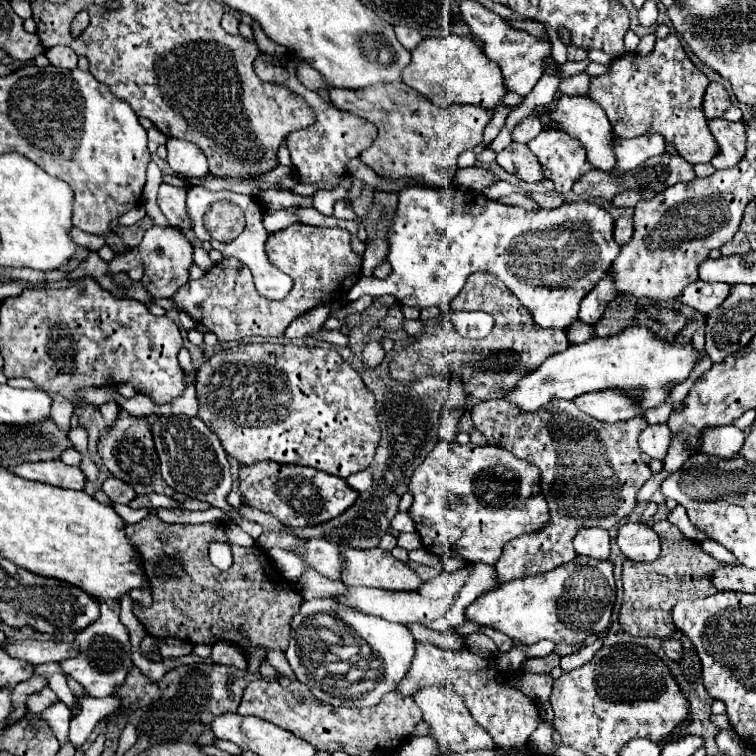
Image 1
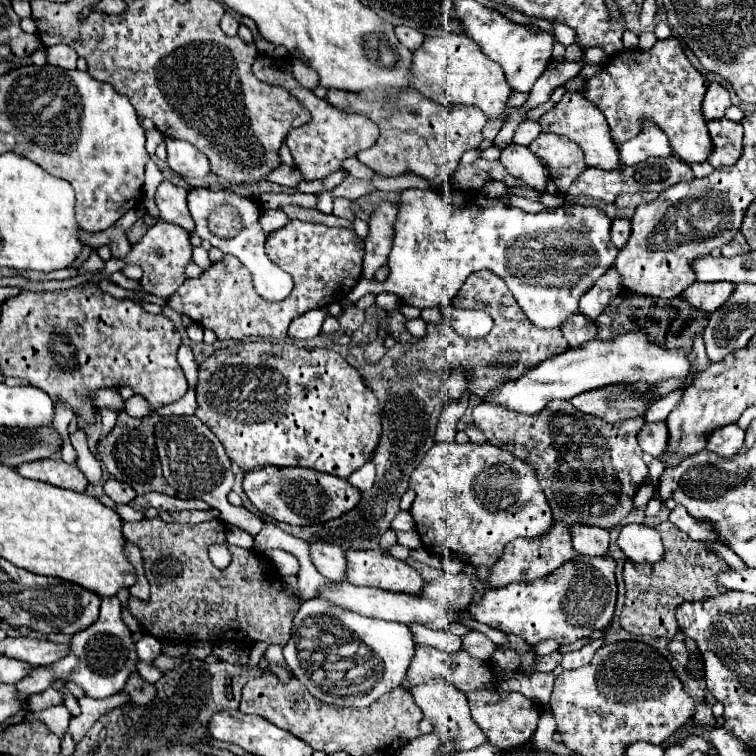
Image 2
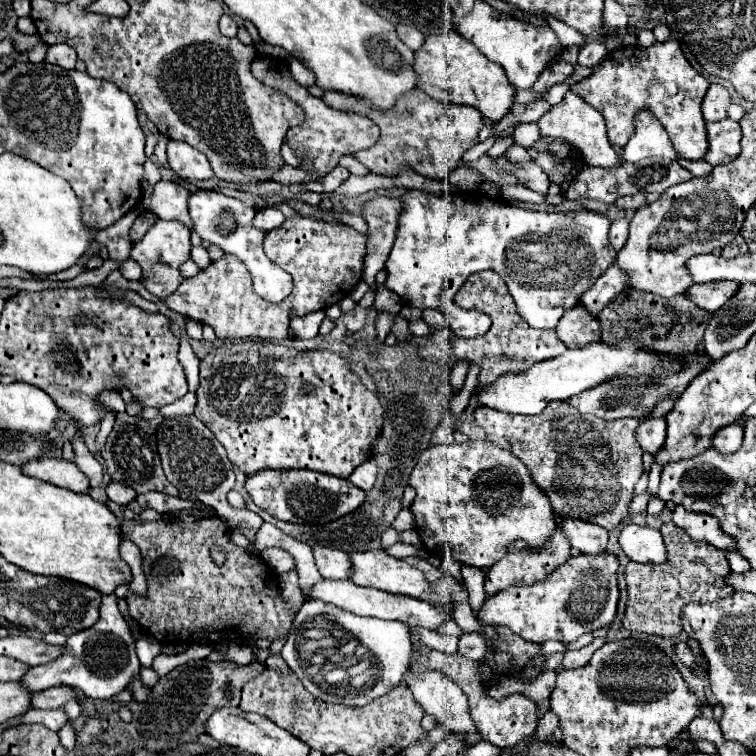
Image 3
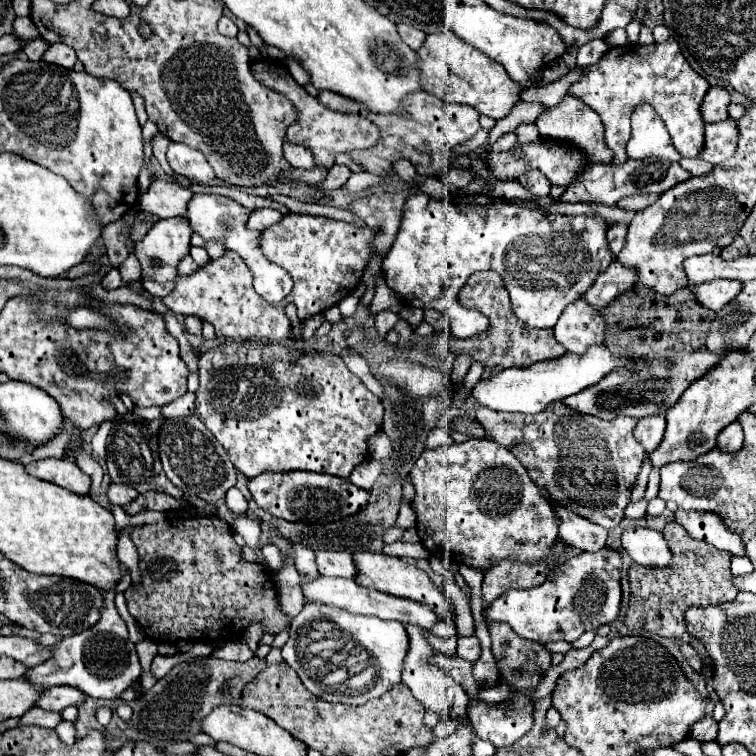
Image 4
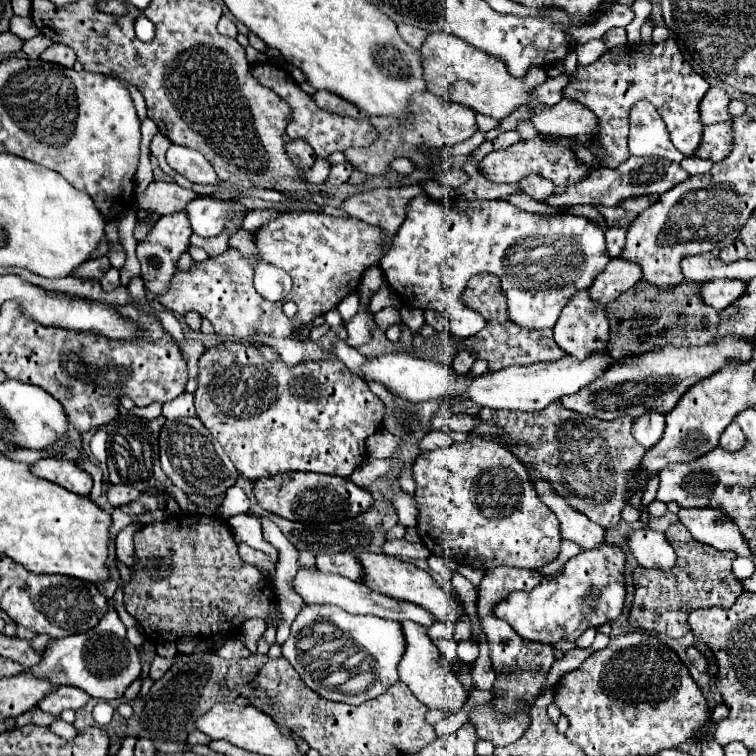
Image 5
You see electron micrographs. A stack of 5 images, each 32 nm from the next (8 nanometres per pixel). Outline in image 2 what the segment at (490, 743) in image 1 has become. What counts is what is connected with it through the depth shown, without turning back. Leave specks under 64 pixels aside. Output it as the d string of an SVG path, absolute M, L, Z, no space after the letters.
M432 680L426 684L414 686L412 696L414 696L416 704L422 708L424 718L430 720L434 730L440 734L442 744L456 744L456 752L472 750L482 744L488 744L488 736L484 736L484 732L478 728L478 724L470 716L466 696L456 692L456 688L452 684L446 684L444 680Z

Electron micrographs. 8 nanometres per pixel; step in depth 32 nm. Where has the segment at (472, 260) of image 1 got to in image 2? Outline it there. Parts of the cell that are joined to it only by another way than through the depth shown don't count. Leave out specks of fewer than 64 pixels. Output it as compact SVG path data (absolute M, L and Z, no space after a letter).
M410 188L410 190L402 190L400 194L400 202L398 202L398 216L396 216L396 224L394 224L394 238L392 238L392 252L388 256L388 266L390 266L390 274L384 282L378 282L378 280L368 280L364 277L361 277L357 284L352 288L352 292L348 294L348 300L350 302L356 302L360 300L362 296L366 294L394 294L400 298L402 304L406 306L414 306L414 308L442 308L442 314L452 322L454 330L460 334L460 336L466 336L466 338L482 338L486 336L491 330L491 316L481 310L458 310L452 306L458 290L462 288L464 280L472 274L472 272L478 272L478 270L490 270L490 272L496 272L504 282L506 286L510 288L510 292L516 296L518 304L522 306L522 310L526 312L526 316L530 318L530 322L536 326L536 328L560 328L560 324L564 324L564 320L568 320L572 314L578 312L578 302L582 298L582 294L586 294L594 282L614 264L616 256L618 256L618 248L612 244L610 240L610 226L612 226L612 220L608 218L608 214L600 208L594 208L594 206L582 206L582 204L572 204L572 206L560 206L560 208L554 208L554 210L542 210L542 212L524 212L520 208L514 208L514 206L508 206L504 204L502 200L498 198L488 198L484 196L482 192L468 192L464 193L458 190L445 190L443 193L438 190L425 189L421 190L420 188Z

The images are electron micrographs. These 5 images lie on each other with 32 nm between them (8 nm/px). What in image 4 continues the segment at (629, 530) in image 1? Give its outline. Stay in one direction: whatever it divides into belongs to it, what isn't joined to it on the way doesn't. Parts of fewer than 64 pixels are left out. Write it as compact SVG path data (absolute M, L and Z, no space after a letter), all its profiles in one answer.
M630 526L620 536L622 548L630 554L636 564L642 566L668 566L670 564L670 548L662 532L652 528L636 528Z

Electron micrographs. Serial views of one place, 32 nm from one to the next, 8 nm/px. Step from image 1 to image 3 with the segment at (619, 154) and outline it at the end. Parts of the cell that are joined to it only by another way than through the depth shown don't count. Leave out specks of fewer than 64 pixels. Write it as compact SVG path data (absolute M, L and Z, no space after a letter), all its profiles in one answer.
M644 109L635 116L634 125L634 136L622 148L624 162L634 164L650 156L662 156L668 160L678 158L666 130L648 110Z

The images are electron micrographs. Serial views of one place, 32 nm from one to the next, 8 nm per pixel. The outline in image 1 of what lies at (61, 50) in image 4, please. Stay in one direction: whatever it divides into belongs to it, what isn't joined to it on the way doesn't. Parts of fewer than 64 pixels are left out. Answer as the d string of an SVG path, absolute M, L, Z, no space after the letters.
M56 46L46 50L46 58L50 60L52 66L66 68L66 70L74 70L78 64L78 56L68 46Z

